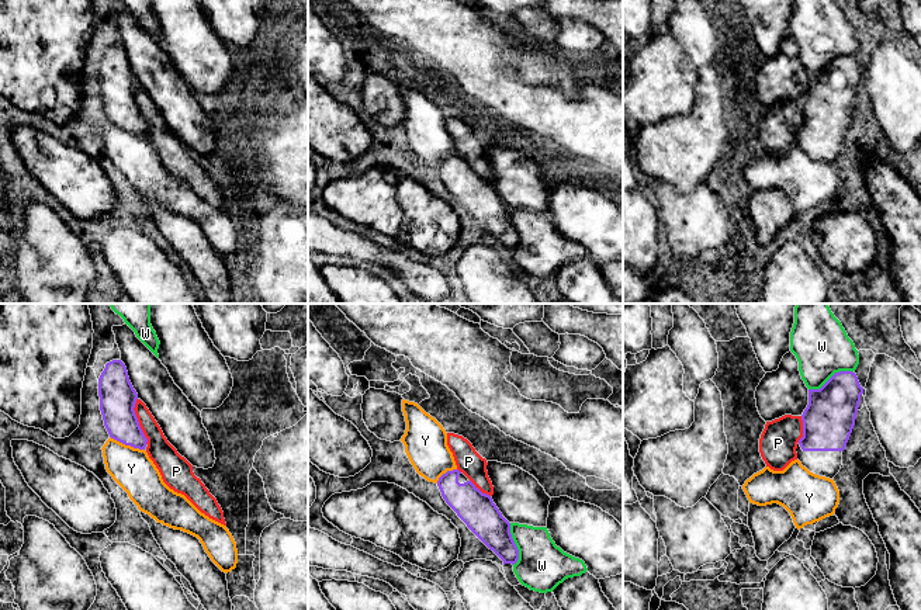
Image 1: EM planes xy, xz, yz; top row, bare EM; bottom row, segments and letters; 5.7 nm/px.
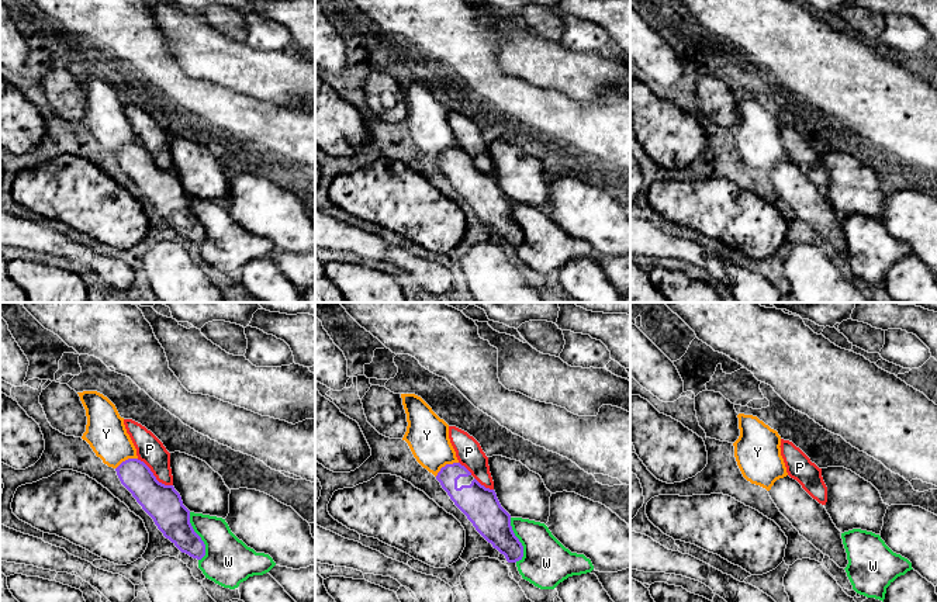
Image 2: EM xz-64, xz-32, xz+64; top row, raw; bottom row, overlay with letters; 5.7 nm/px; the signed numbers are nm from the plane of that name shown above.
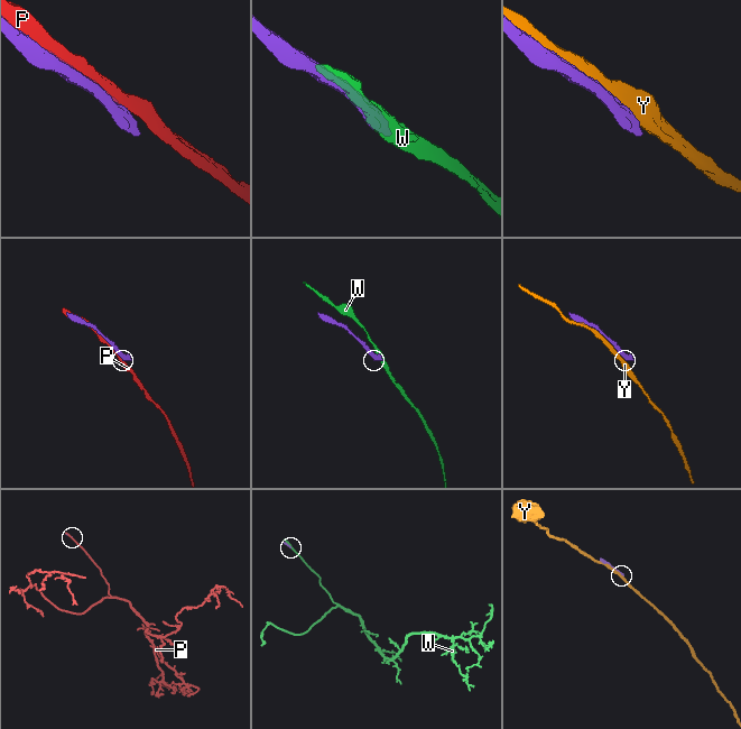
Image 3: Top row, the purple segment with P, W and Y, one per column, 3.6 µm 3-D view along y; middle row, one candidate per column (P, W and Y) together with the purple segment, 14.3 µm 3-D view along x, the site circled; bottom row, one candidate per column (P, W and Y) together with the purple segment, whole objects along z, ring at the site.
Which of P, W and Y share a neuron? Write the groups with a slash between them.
P / W / Y

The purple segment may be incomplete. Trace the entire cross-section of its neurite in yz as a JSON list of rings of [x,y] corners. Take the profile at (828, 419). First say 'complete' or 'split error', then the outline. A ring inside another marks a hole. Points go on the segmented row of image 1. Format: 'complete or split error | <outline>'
split error | [[[852,371],[835,372],[820,389],[809,389],[809,405],[801,415],[803,437],[797,443],[796,453],[797,460],[810,472],[830,479],[834,479],[834,476],[839,472],[842,465],[842,451],[845,450],[855,426],[862,394],[863,388],[858,381],[856,374]]]

